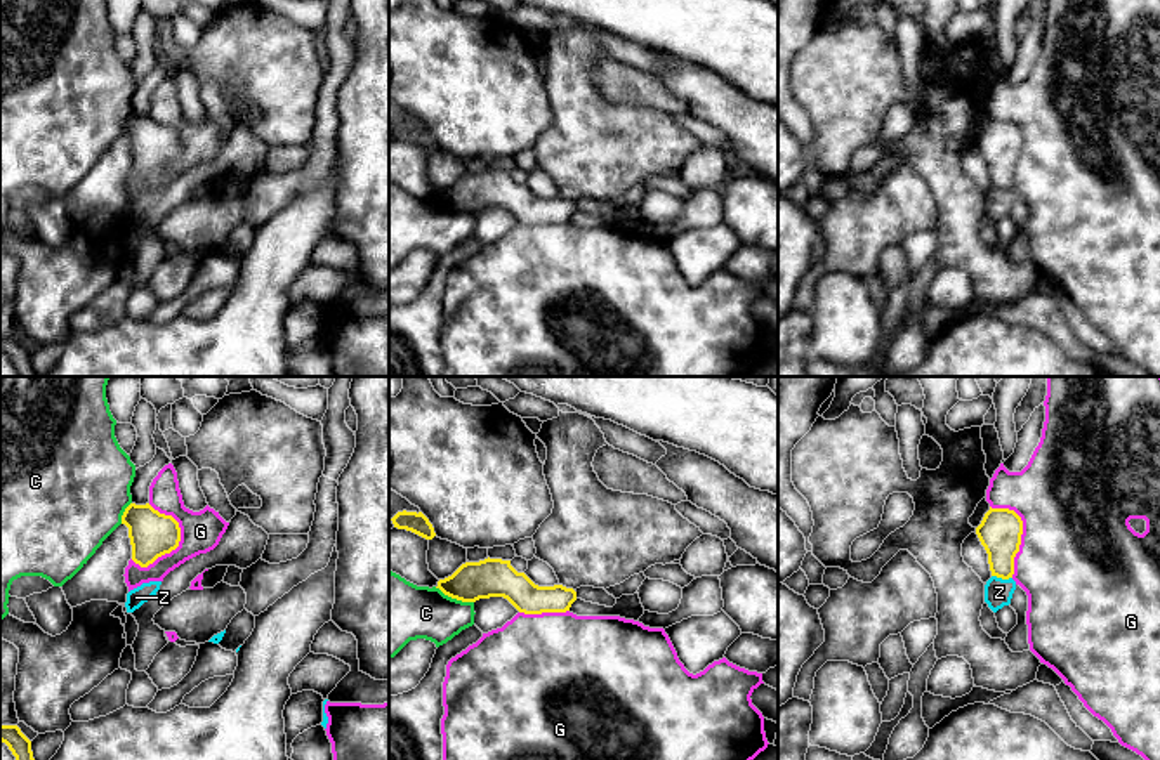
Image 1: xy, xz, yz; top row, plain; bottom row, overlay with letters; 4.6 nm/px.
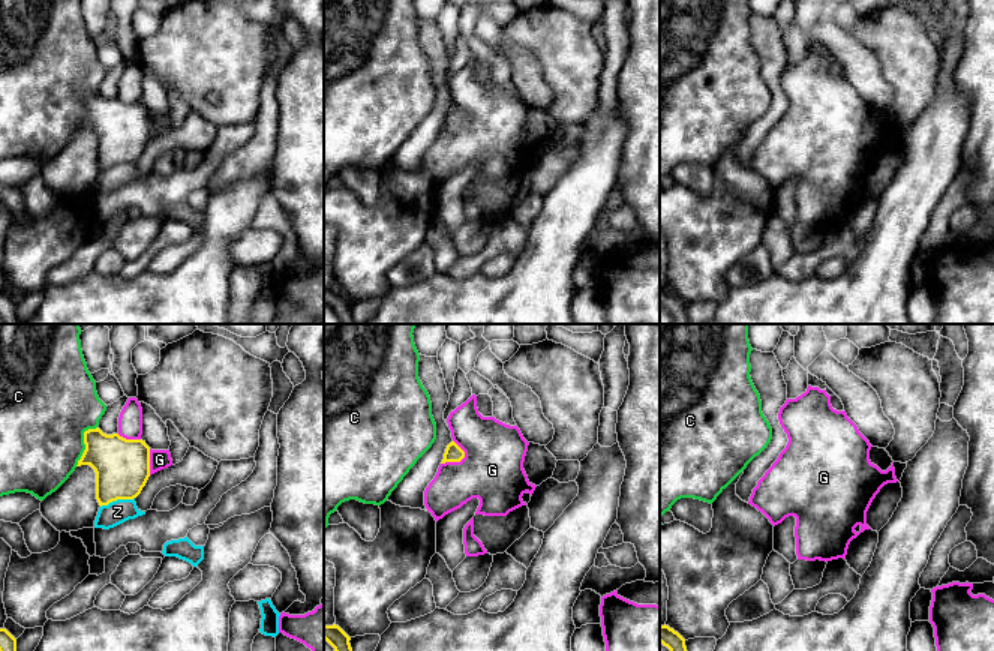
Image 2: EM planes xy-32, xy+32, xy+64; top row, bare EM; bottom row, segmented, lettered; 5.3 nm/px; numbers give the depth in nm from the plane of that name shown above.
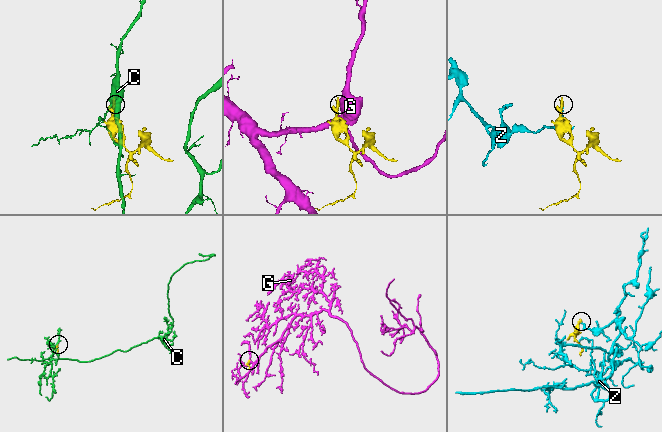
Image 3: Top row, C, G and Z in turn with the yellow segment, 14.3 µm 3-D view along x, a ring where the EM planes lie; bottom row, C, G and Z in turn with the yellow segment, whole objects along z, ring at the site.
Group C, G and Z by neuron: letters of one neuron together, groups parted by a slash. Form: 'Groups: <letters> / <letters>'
Groups: C / G / Z

